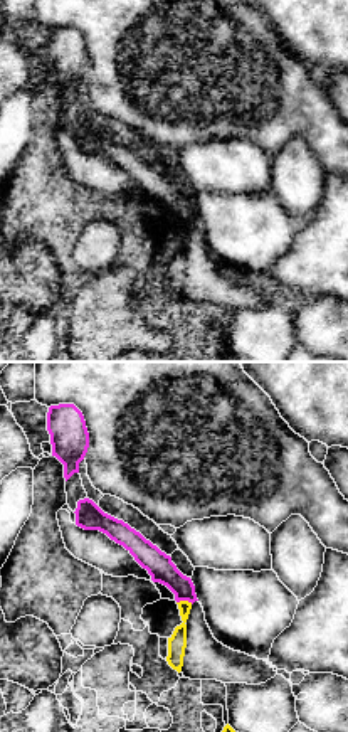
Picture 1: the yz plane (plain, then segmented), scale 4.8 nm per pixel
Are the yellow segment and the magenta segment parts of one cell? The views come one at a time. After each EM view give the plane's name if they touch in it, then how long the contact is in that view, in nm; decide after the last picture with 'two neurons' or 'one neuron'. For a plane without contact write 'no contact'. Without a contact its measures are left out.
contact in yz; length 80 nm

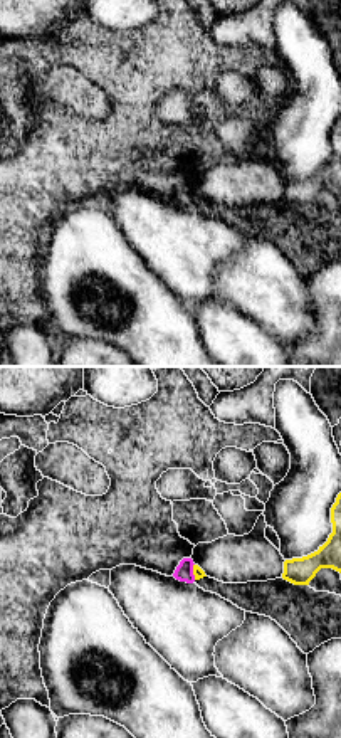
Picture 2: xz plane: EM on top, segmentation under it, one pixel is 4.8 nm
contact in xz; length 80 nm

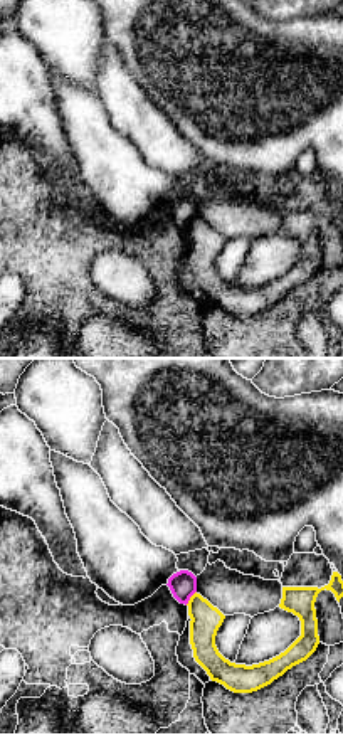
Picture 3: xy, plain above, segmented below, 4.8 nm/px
contact in xy; length 90 nm

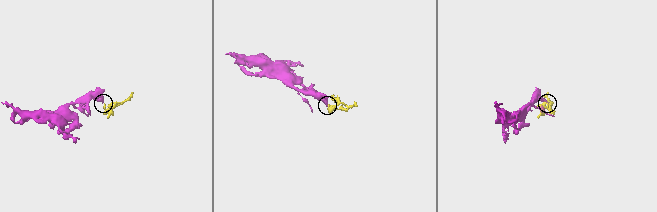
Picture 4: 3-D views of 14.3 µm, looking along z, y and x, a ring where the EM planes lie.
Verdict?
two neurons

